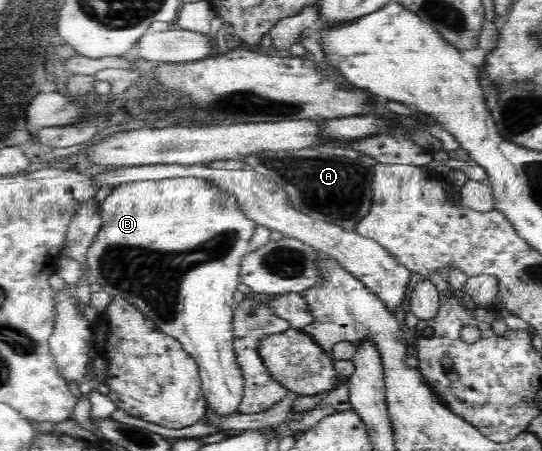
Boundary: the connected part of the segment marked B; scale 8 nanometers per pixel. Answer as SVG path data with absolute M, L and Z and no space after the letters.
M162 178L158 181L142 181L126 183L117 186L104 201L99 203L99 211L102 223L100 231L96 234L92 245L87 251L87 264L89 269L96 277L96 283L99 283L106 293L112 296L121 297L132 303L138 311L144 314L154 324L169 337L177 339L184 351L196 360L201 377L201 390L206 398L207 407L210 407L216 415L226 418L238 412L238 407L242 397L244 397L244 376L238 365L234 351L233 335L233 317L234 308L232 308L234 293L240 282L240 263L244 255L249 251L250 238L254 235L257 223L248 219L237 204L236 197L217 187L212 181L202 178Z

